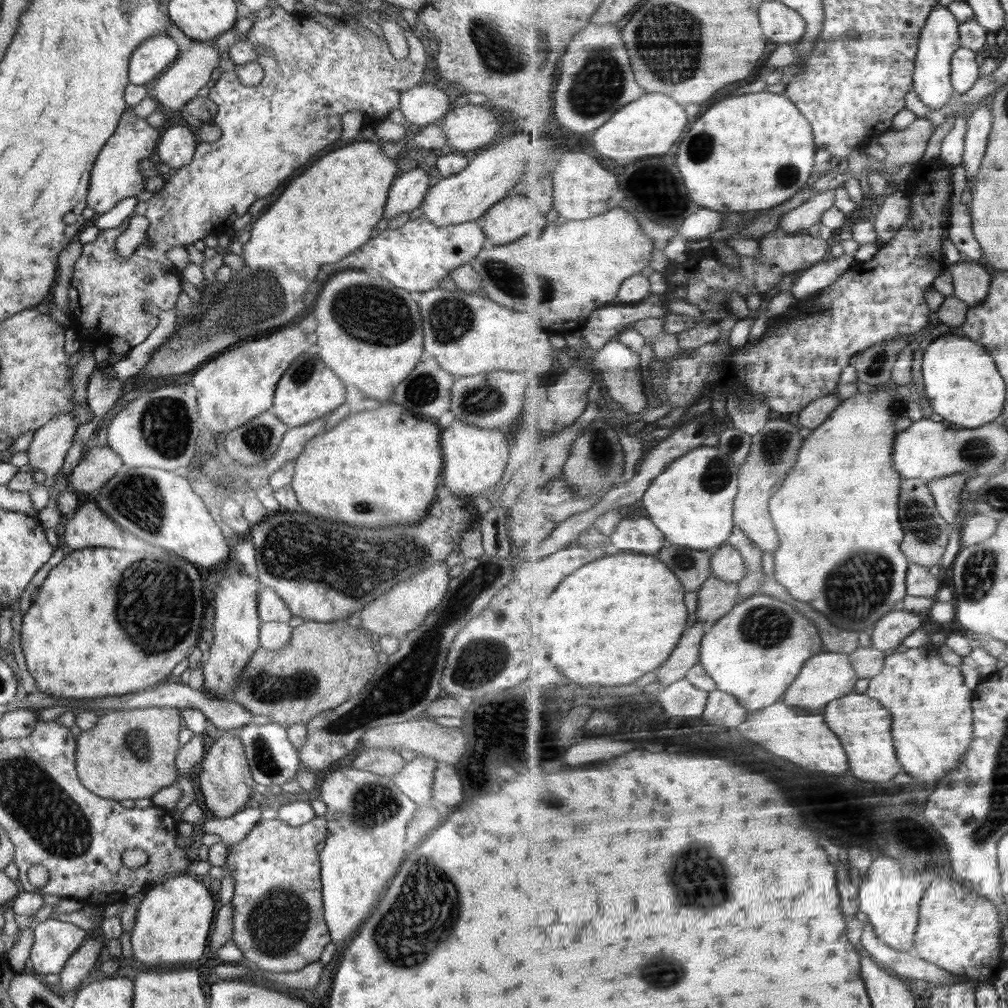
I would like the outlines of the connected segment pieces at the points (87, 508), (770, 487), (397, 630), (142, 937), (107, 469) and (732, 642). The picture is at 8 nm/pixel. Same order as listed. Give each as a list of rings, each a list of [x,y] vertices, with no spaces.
[[[86,502],[77,508],[71,518],[64,523],[64,544],[67,552],[101,545],[104,548],[123,550],[124,532],[100,507]]]
[[[777,418],[767,421],[765,429],[753,436],[753,447],[748,460],[741,466],[741,484],[735,502],[735,522],[764,553],[775,555],[780,548],[778,530],[770,512],[770,500],[780,492],[790,471],[800,459],[805,440],[802,430]]]
[[[446,561],[438,563],[392,587],[388,593],[382,594],[376,602],[365,604],[359,611],[361,627],[374,638],[390,635],[403,638],[410,631],[418,629],[426,621],[426,616],[434,610],[446,595],[451,582],[450,569]]]
[[[193,874],[168,877],[145,890],[130,932],[133,958],[160,968],[172,968],[176,964],[200,960],[208,942],[216,905],[216,896],[210,894],[202,880]]]
[[[96,445],[84,452],[69,474],[69,486],[76,492],[92,492],[102,488],[123,465],[122,459],[108,445]]]
[[[760,592],[748,600],[740,601],[732,612],[715,623],[714,628],[704,637],[701,663],[710,676],[714,677],[720,690],[738,697],[746,708],[756,712],[783,700],[801,676],[806,663],[823,650],[824,640],[820,636],[820,630],[810,618],[806,618],[792,603],[782,602]]]

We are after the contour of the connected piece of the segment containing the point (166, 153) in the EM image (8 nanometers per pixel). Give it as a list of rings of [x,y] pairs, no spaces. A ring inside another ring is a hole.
[[[173,125],[162,131],[155,150],[155,159],[168,164],[172,170],[182,168],[193,160],[197,142],[192,128]]]

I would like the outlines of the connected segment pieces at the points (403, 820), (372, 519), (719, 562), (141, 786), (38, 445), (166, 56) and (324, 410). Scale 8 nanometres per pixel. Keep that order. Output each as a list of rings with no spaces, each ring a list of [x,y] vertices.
[[[354,767],[342,768],[342,770],[336,770],[332,772],[324,782],[320,782],[320,800],[326,804],[327,812],[325,813],[325,819],[327,820],[327,835],[324,841],[324,848],[319,853],[319,861],[321,862],[321,893],[323,896],[323,917],[326,923],[329,935],[331,936],[331,942],[334,944],[342,944],[346,942],[348,938],[354,936],[354,932],[362,926],[362,922],[368,918],[368,914],[376,908],[376,904],[380,902],[380,896],[386,892],[386,886],[388,882],[394,878],[394,874],[398,872],[400,864],[402,864],[402,858],[404,858],[404,842],[406,842],[406,826],[408,822],[412,820],[412,814],[416,810],[416,804],[413,800],[410,800],[403,792],[398,790],[398,787],[390,778],[386,776],[380,776],[367,770],[358,770]]]
[[[381,404],[376,410],[350,414],[328,432],[313,436],[294,460],[295,473],[290,485],[296,492],[300,506],[308,514],[336,516],[348,524],[384,526],[398,522],[412,524],[422,520],[442,485],[438,482],[443,470],[440,430],[434,424],[439,424],[434,416],[410,414],[400,404]]]
[[[727,542],[720,550],[716,551],[712,568],[716,577],[740,584],[751,571],[746,565],[746,556],[738,551],[732,543]]]
[[[173,707],[136,708],[133,710],[111,710],[99,713],[94,728],[82,730],[76,738],[76,770],[80,782],[90,792],[115,801],[152,798],[161,788],[176,784],[178,778],[177,757],[178,733],[184,728],[180,710]]]
[[[63,412],[34,431],[32,442],[25,450],[30,466],[36,471],[42,470],[48,480],[53,480],[63,467],[77,428],[75,414]]]
[[[157,34],[147,38],[132,52],[129,60],[129,82],[145,85],[168,70],[178,58],[178,45],[170,35]]]
[[[314,350],[300,355],[280,377],[275,393],[272,412],[290,428],[302,426],[320,419],[346,402],[345,384],[328,368]]]

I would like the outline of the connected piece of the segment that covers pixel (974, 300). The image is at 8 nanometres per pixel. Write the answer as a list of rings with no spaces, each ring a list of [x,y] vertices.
[[[966,260],[948,265],[955,280],[955,296],[970,306],[981,305],[990,296],[992,274],[986,268]]]

